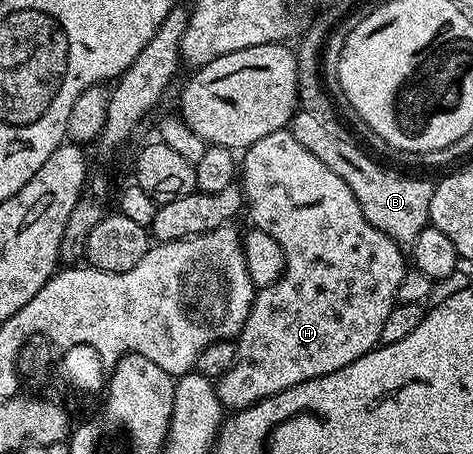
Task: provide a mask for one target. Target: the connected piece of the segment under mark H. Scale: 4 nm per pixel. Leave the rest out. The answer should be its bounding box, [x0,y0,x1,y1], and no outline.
[215,128,409,412]

